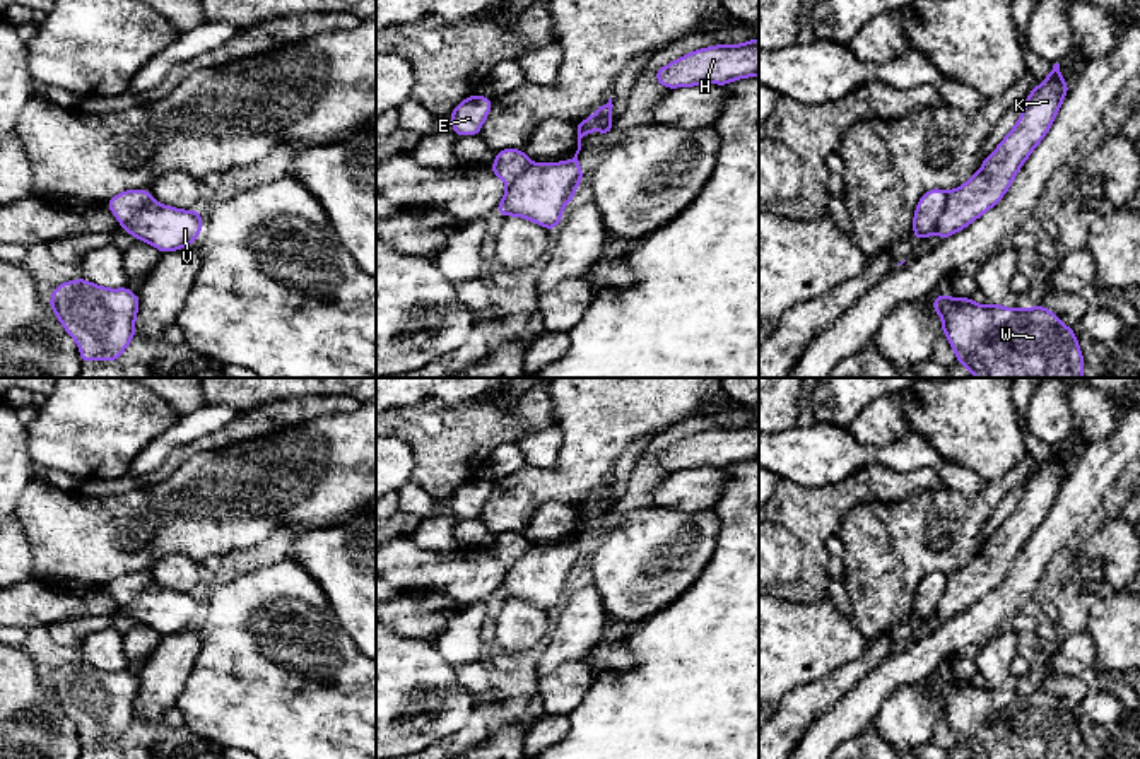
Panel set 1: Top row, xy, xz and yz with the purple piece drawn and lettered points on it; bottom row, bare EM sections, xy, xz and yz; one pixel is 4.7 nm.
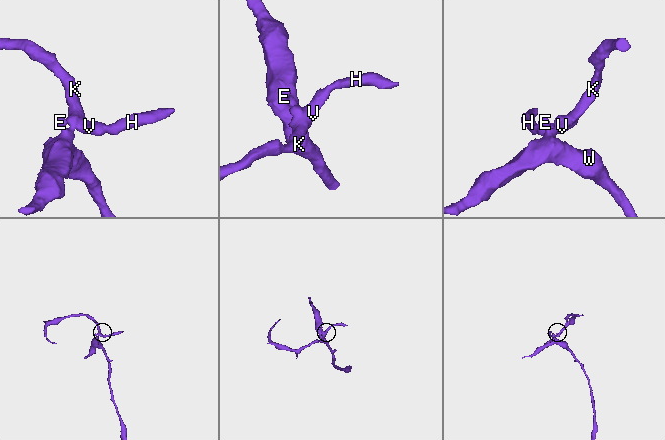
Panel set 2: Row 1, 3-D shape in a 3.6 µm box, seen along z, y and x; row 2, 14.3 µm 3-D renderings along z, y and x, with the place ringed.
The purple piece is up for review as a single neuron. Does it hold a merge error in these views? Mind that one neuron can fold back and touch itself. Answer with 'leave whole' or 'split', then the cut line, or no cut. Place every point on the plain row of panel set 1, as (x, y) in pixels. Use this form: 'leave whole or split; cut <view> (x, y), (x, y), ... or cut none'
split; cut yz (947, 575), (944, 594), (932, 616)

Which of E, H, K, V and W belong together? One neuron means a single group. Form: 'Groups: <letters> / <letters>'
Groups: E W / H K V

